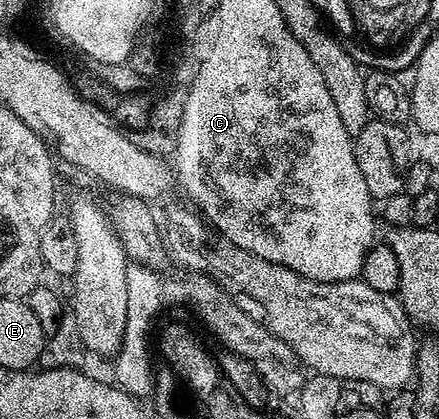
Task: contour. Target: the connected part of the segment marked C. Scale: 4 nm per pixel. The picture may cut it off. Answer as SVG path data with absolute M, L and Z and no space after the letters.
M206 23L201 28L199 35L200 41L197 43L197 48L200 51L201 57L201 72L197 77L196 88L193 88L193 94L190 97L188 107L185 111L185 123L181 132L181 144L180 144L180 169L175 173L176 183L180 186L180 189L189 188L193 196L201 202L202 211L200 215L209 213L209 216L213 220L217 221L217 224L221 225L221 228L228 232L229 236L232 236L234 240L237 240L238 244L244 244L246 248L253 248L253 251L260 252L259 258L263 258L267 262L272 264L278 264L279 266L287 266L291 270L295 270L295 274L299 274L303 278L311 278L315 282L343 282L344 280L356 280L360 277L361 267L363 266L363 258L367 258L370 248L375 243L375 237L373 237L373 212L375 216L375 201L373 195L367 190L367 181L363 179L363 173L359 170L359 162L355 162L355 150L353 149L353 136L347 130L347 126L343 126L343 121L339 119L339 110L335 107L335 102L331 98L331 90L327 90L327 82L323 82L323 74L319 74L319 66L293 66L293 68L265 68L265 48L261 48L259 38L255 38L255 28L209 28L209 23Z

